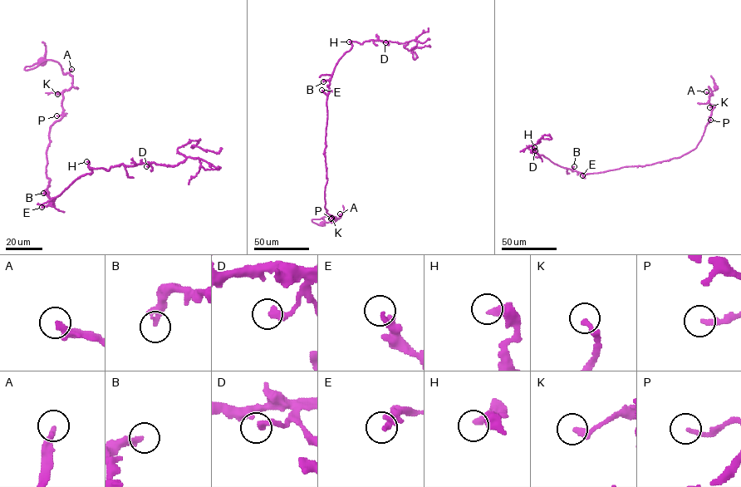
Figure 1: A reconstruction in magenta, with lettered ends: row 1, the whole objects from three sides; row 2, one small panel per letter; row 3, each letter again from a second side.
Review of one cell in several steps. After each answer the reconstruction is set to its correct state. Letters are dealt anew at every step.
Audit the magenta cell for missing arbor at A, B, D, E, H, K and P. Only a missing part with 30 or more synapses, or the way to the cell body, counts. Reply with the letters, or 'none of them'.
A, K

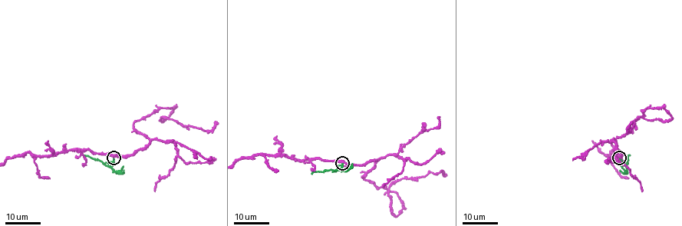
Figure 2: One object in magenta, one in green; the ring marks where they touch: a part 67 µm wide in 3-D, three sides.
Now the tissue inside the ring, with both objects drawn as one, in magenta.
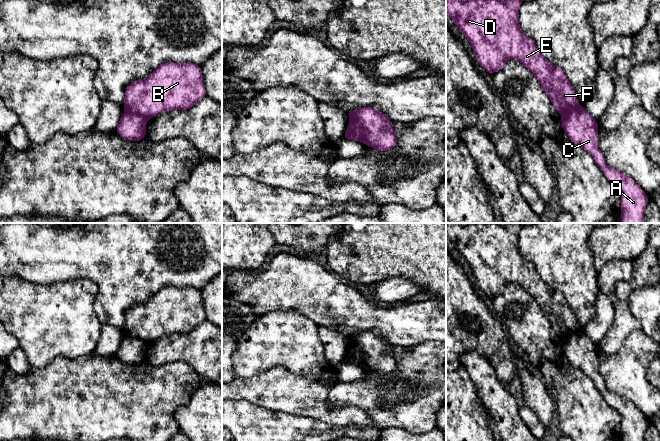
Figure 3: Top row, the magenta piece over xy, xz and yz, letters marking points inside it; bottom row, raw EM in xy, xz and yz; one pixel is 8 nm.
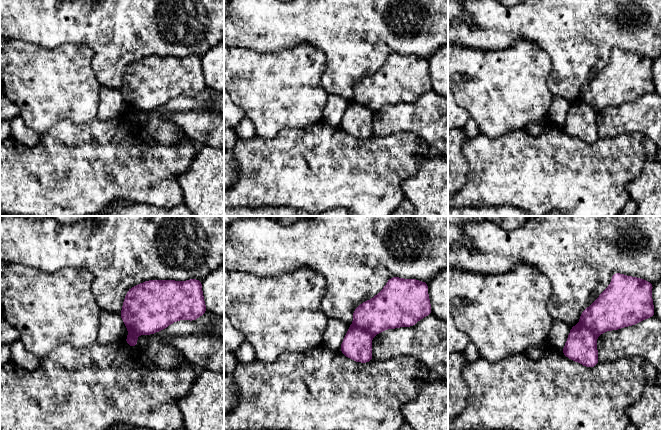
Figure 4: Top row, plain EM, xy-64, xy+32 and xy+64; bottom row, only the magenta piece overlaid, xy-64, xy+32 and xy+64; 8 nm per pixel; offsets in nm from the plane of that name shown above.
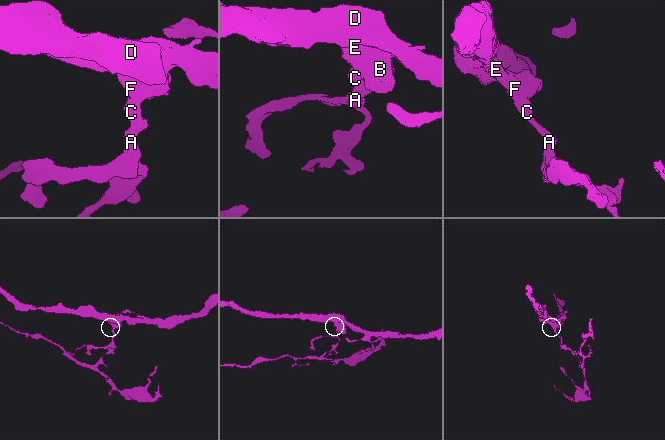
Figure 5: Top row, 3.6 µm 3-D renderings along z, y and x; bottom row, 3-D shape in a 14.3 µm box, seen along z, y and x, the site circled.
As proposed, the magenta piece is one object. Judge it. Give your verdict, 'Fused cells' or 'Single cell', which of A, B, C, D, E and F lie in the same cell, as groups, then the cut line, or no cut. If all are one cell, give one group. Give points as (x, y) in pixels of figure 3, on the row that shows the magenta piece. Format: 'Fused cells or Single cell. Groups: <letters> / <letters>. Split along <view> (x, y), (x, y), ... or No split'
Fused cells. Groups: A C / B D E F. Split along xz (350, 122), (355, 124), (361, 131), (363, 141)

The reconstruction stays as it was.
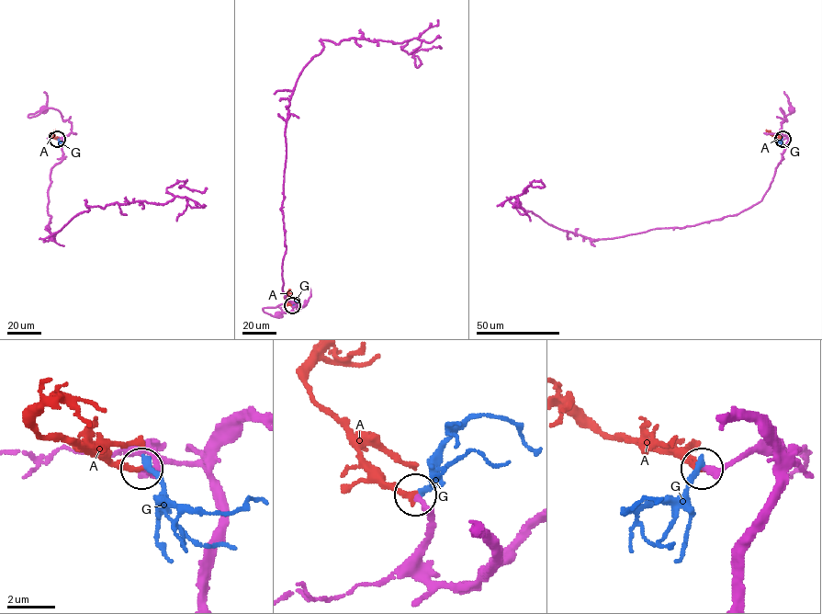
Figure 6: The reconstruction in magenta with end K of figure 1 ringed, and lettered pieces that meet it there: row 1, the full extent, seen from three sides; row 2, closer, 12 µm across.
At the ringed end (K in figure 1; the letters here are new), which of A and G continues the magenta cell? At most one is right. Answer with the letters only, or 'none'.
A

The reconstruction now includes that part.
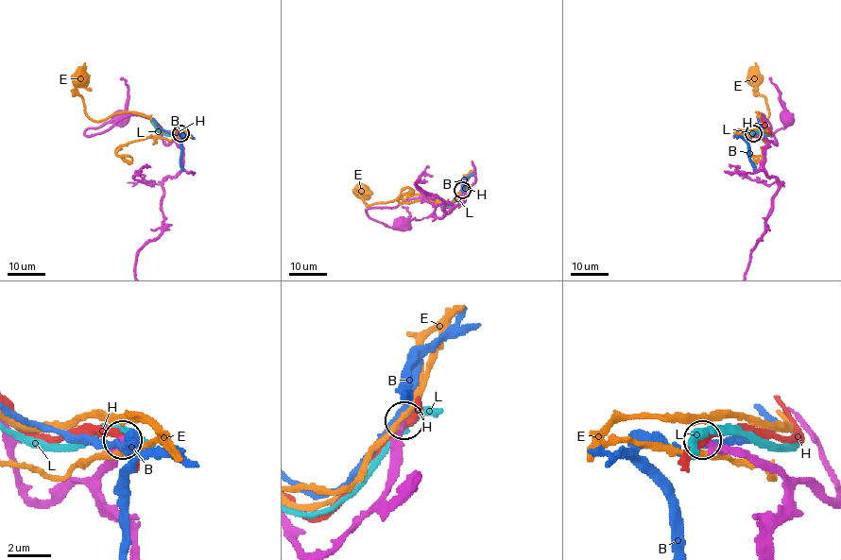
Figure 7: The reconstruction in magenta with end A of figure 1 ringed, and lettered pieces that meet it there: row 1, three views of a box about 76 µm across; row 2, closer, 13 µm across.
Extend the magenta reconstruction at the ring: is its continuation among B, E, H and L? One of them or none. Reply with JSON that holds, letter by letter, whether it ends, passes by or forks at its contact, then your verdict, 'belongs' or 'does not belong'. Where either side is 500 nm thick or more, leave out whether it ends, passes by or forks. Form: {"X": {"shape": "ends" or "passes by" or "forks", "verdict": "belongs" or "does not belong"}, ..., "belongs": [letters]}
{"B": {"shape": "passes by", "verdict": "does not belong"}, "E": {"shape": "passes by", "verdict": "does not belong"}, "H": {"shape": "passes by", "verdict": "does not belong"}, "L": {"shape": "passes by", "verdict": "does not belong"}, "belongs": []}

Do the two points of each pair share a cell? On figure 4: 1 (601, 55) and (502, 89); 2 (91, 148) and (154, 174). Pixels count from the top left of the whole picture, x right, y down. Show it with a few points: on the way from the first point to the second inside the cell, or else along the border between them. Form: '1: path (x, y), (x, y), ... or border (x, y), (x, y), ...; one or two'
1: border (543, 50), (551, 62), (547, 86), (553, 95); two
2: path (107, 160), (116, 160), (138, 169); one

